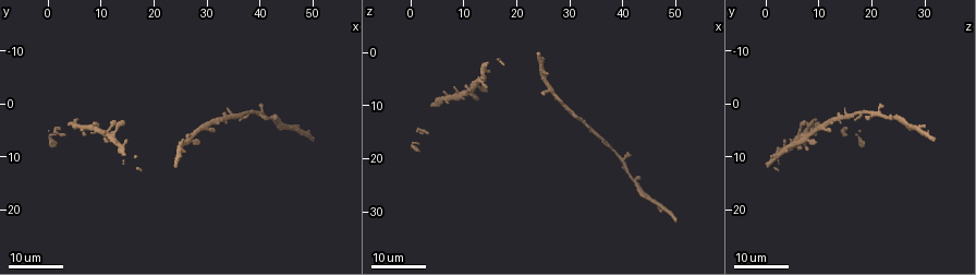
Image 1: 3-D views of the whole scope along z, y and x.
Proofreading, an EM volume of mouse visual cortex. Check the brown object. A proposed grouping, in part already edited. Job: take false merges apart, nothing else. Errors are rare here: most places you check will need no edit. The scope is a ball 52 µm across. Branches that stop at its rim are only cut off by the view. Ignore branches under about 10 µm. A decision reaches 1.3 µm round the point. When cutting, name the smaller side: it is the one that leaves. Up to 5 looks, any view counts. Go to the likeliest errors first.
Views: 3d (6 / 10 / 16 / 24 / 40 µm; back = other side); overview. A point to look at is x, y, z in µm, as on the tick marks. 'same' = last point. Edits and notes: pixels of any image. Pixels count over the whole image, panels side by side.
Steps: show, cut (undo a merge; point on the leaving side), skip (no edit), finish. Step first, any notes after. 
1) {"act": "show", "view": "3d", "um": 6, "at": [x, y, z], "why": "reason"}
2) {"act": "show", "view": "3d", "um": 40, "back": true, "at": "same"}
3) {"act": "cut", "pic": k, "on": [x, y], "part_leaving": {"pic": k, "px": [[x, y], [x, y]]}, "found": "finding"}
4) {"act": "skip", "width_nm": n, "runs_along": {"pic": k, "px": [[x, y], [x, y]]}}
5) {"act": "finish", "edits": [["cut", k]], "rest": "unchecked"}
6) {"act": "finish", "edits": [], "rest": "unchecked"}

{"act": "show", "view": "3d", "um": 24, "at": [25.0, 8.0, 3.5]}

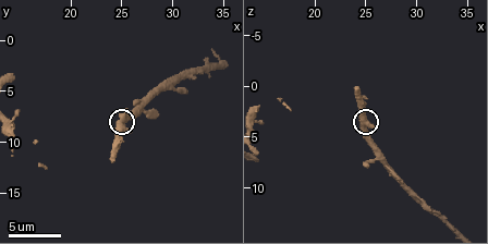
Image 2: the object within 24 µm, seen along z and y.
{"act": "show", "view": "3d", "um": 6, "at": [24.8, 8.4, 3.6]}

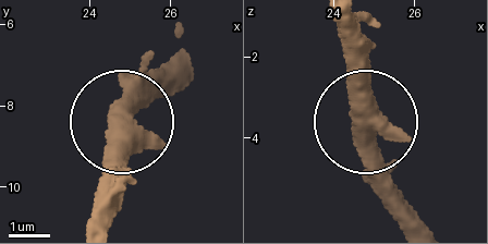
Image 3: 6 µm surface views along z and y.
{"act": "skip", "found": "continuous, no second neuron"}

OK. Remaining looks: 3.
{"act": "show", "view": "3d", "um": 16, "at": [42.0, 2.5, 24.0], "why": "sudden change in width"}

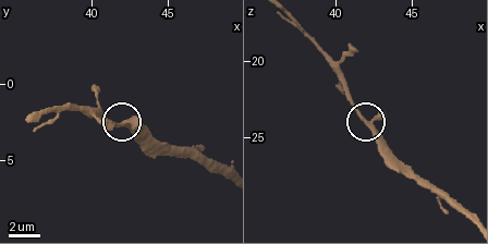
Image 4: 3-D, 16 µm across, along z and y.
{"act": "show", "view": "3d", "um": 6, "at": [42.4, 2.4, 24.4], "why": "zoom in"}

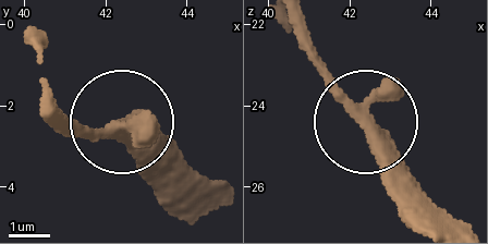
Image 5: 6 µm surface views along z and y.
{"act": "skip", "runs_along": {"pic": 5, "px": [[291, 20], [333, 93], [423, 193]]}, "found": "one neuron here"}

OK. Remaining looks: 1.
{"act": "finish", "edits": [], "rest": "unchecked"}

